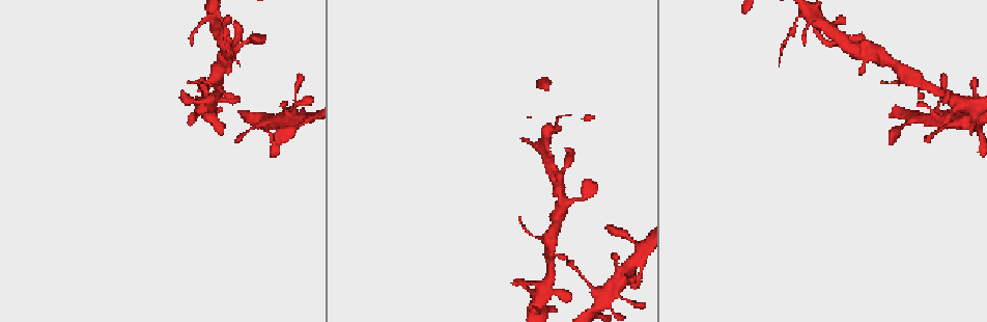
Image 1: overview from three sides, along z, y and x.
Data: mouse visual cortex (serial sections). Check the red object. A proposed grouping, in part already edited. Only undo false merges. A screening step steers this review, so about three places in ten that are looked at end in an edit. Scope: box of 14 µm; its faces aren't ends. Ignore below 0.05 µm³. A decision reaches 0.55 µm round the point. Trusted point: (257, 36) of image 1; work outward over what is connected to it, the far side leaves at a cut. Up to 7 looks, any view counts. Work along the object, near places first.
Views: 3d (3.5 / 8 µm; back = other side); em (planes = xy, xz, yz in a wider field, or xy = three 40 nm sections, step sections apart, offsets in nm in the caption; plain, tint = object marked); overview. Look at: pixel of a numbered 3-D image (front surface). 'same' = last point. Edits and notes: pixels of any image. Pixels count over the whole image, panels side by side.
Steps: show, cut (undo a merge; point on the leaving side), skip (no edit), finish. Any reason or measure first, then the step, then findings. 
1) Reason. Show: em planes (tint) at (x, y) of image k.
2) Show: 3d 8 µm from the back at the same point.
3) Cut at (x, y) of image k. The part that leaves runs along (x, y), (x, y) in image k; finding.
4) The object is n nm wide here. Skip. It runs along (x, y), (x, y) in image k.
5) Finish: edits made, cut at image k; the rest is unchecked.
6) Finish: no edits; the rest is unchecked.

Thin neck. Show: 3d 3.5 µm at (233, 48) of image 1.

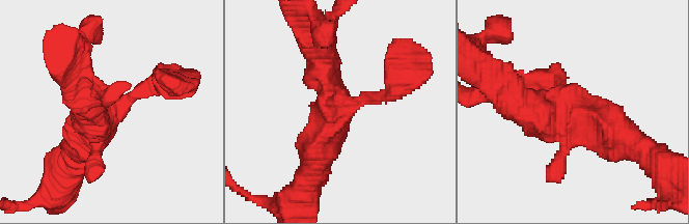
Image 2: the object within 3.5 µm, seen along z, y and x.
Need the tissue. Show: em xy step 2 (tint) at (111, 111) of image 2.

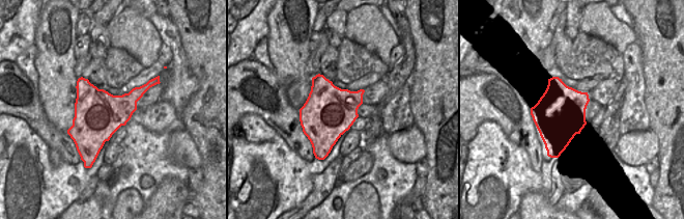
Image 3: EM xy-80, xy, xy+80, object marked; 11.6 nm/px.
Skip. It runs along (398, 85), (328, 116), (315, 159) in image 2; continuous, no second cell.

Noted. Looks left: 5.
Sharp bend. Show: 3d 3.5 µm at (958, 111) of image 1.

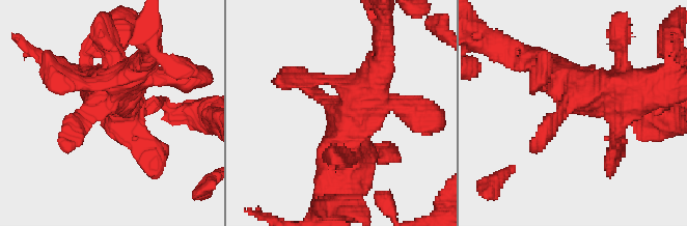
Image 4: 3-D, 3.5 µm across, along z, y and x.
Show: em planes (tint) at (103, 107) of image 4.

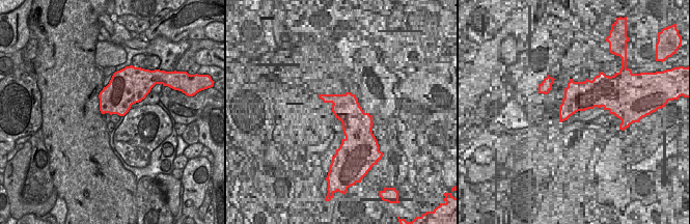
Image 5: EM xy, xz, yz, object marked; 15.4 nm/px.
Skip. It runs along (366, 86), (328, 195) in image 4; one cell here.

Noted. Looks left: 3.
Thin neck. Show: 3d 8 µm at (796, 21) of image 1.

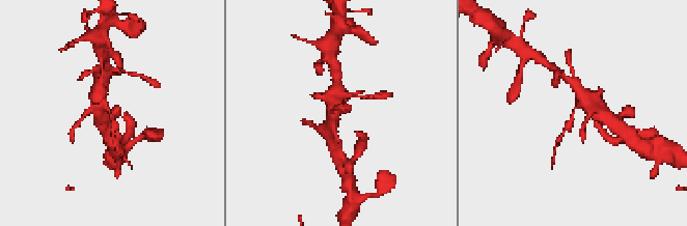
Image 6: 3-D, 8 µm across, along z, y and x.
Now the EM. Show: em xy step 3 (tint) at (343, 111) of image 6.

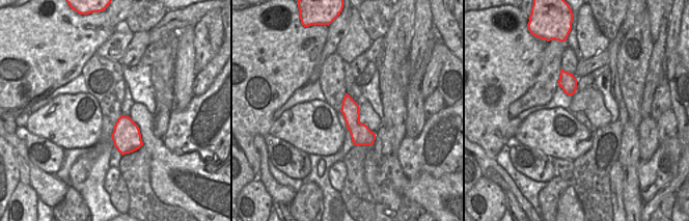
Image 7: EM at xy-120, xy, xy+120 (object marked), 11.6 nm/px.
Cut at (559, 139) of image 6. A border runs along (352, 99), (341, 108) in image 7; two cells meet here.

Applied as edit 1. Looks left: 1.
Finish: edits made, cut at image 6; the rest is unchecked.

